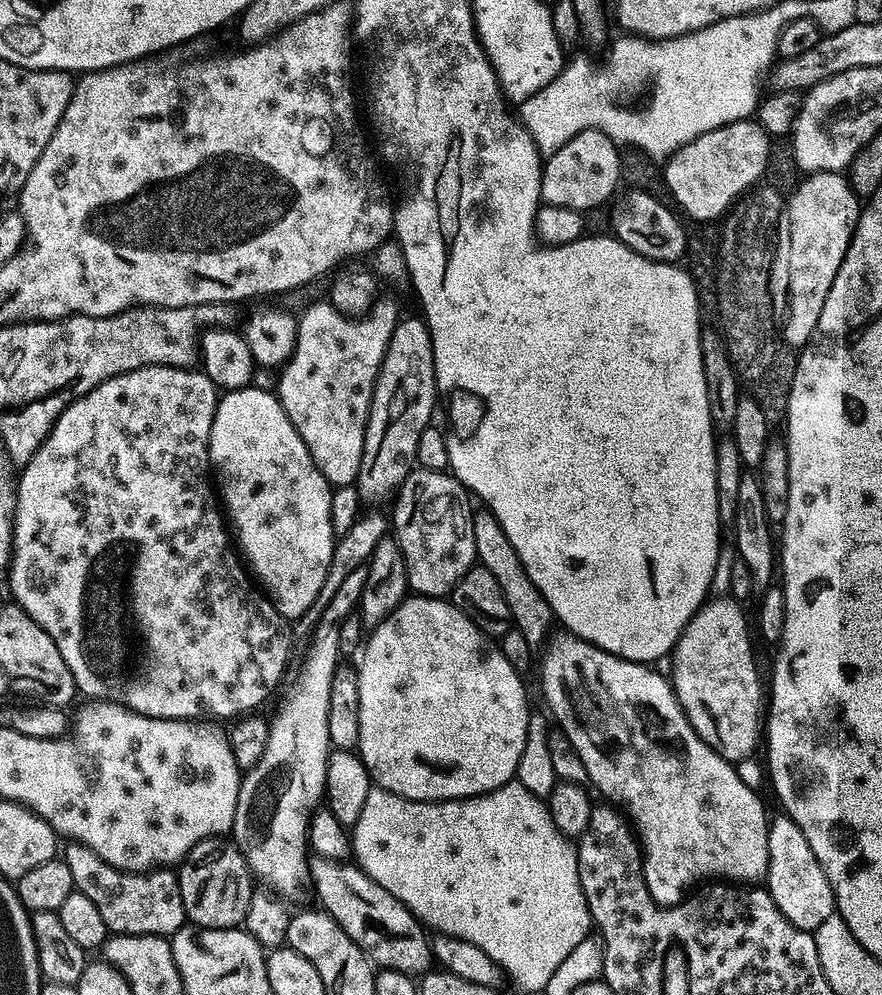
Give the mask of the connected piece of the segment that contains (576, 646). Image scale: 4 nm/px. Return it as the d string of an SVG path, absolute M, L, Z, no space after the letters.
M560 630L560 633L552 641L550 640L543 645L543 647L545 646L544 657L541 660L539 657L538 660L538 668L540 664L540 688L544 691L544 700L548 703L549 710L556 715L561 730L568 735L568 740L572 743L577 758L584 763L584 772L592 779L593 786L604 795L601 797L605 801L611 802L617 809L626 813L642 849L644 881L648 887L648 892L654 898L654 902L661 906L678 904L693 885L705 878L723 878L728 882L763 881L768 874L768 825L770 816L764 813L763 802L748 789L747 782L732 769L735 767L729 761L721 758L716 753L715 748L711 748L706 741L701 740L700 735L690 726L684 711L680 709L680 704L676 700L676 694L672 690L669 677L667 675L659 676L652 669L655 667L649 666L647 663L623 660L621 656L604 652L598 645L592 644L589 640L584 640L567 630Z

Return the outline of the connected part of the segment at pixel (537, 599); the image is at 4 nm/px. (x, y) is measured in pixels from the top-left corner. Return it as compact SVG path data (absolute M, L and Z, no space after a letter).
M491 510L483 511L472 516L476 559L486 570L490 570L490 574L494 574L498 586L502 586L502 594L506 598L506 606L510 606L514 627L523 634L528 644L537 645L538 640L545 639L544 631L554 622L552 607L544 601L538 586L530 582L530 574L526 574L514 546L510 546L510 538L506 538L506 530L502 530L498 518Z

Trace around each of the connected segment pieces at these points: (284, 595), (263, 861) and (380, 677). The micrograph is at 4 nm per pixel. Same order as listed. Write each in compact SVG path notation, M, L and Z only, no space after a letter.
M252 387L225 391L217 399L216 413L208 439L208 459L218 481L218 492L226 509L227 519L234 529L235 539L236 536L240 539L239 551L242 556L244 551L243 559L251 575L257 581L261 580L259 583L278 610L278 614L283 616L285 621L293 622L292 620L298 619L315 600L321 599L322 582L326 582L326 570L332 561L334 547L333 489L326 477L317 470L298 430L294 430L279 399L273 393L271 396L260 388Z
M364 566L350 570L342 586L338 586L338 590L334 590L334 594L323 601L324 609L316 620L316 629L312 632L308 653L305 654L296 677L289 682L288 689L285 690L284 697L276 708L276 717L274 715L271 717L266 750L262 750L262 758L258 758L256 765L243 773L240 782L238 806L230 836L243 854L253 877L257 881L265 880L273 893L281 892L284 896L296 896L303 890L304 883L308 884L310 880L310 821L317 811L315 808L319 804L321 807L326 796L326 770L330 751L327 715L331 678L342 656L339 648L340 627L359 605L367 573L368 569Z
M409 595L402 601L381 624L371 629L370 635L363 645L364 657L358 663L358 726L360 738L358 755L366 766L371 783L378 788L385 788L387 792L398 794L403 800L422 800L425 802L439 802L442 800L465 800L468 796L480 796L484 792L493 792L507 784L516 774L516 767L522 758L522 750L526 746L528 733L528 696L524 693L521 673L506 662L499 647L489 637L484 635L479 626L467 616L461 608L444 598L435 596Z

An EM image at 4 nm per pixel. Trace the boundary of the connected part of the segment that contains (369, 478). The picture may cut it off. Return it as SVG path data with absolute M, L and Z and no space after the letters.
M423 319L404 320L397 323L392 331L388 349L384 352L384 361L380 364L380 373L376 375L376 384L372 388L372 404L368 407L368 423L364 425L364 449L362 462L358 466L358 474L354 491L368 504L380 504L391 497L404 483L408 473L413 471L416 459L418 438L424 428L431 425L432 408L438 404L436 391L436 375L432 361L432 336Z

